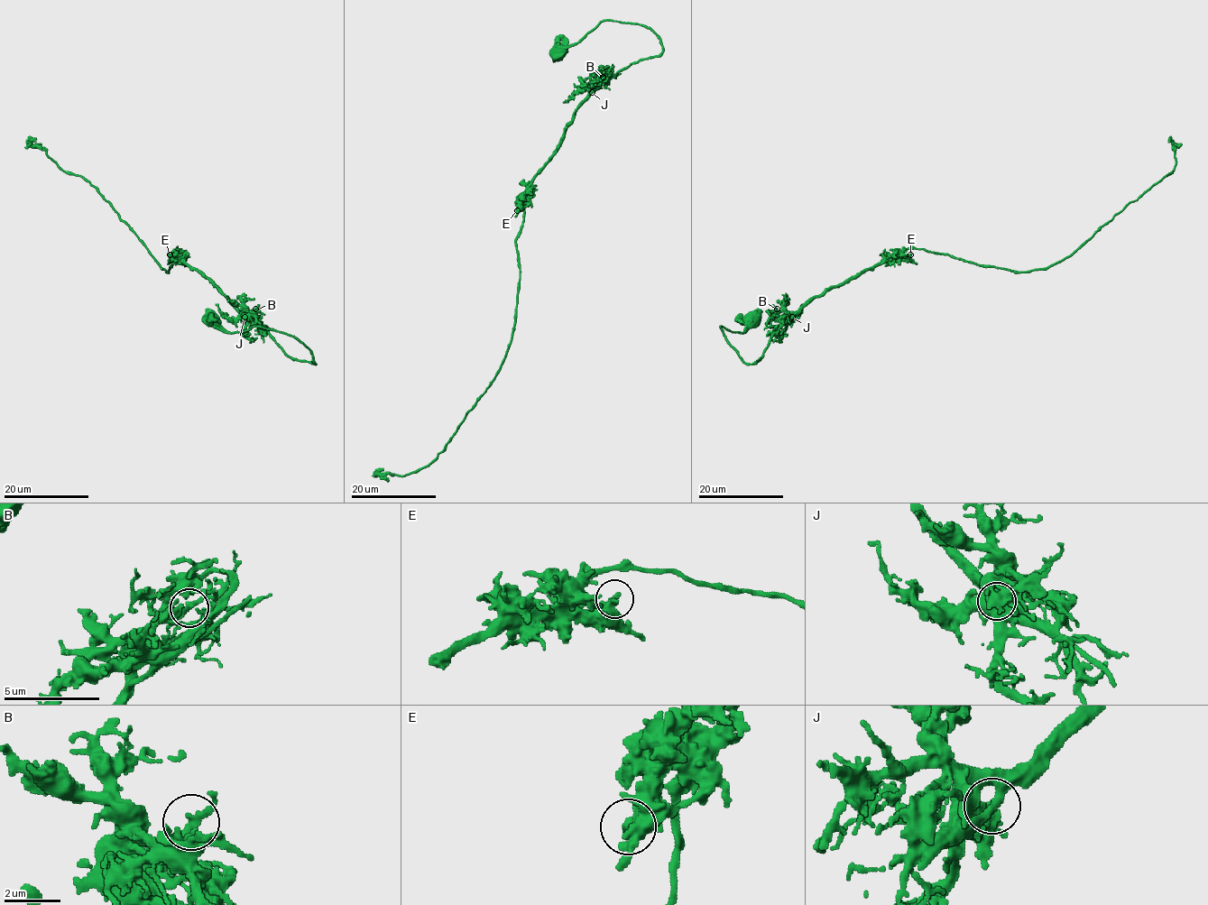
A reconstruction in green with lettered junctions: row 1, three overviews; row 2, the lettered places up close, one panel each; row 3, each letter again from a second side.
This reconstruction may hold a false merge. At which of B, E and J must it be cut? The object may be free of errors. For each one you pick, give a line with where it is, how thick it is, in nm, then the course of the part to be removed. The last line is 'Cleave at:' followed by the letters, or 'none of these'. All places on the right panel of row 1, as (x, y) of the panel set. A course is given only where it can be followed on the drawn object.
Cleave at: none of these

